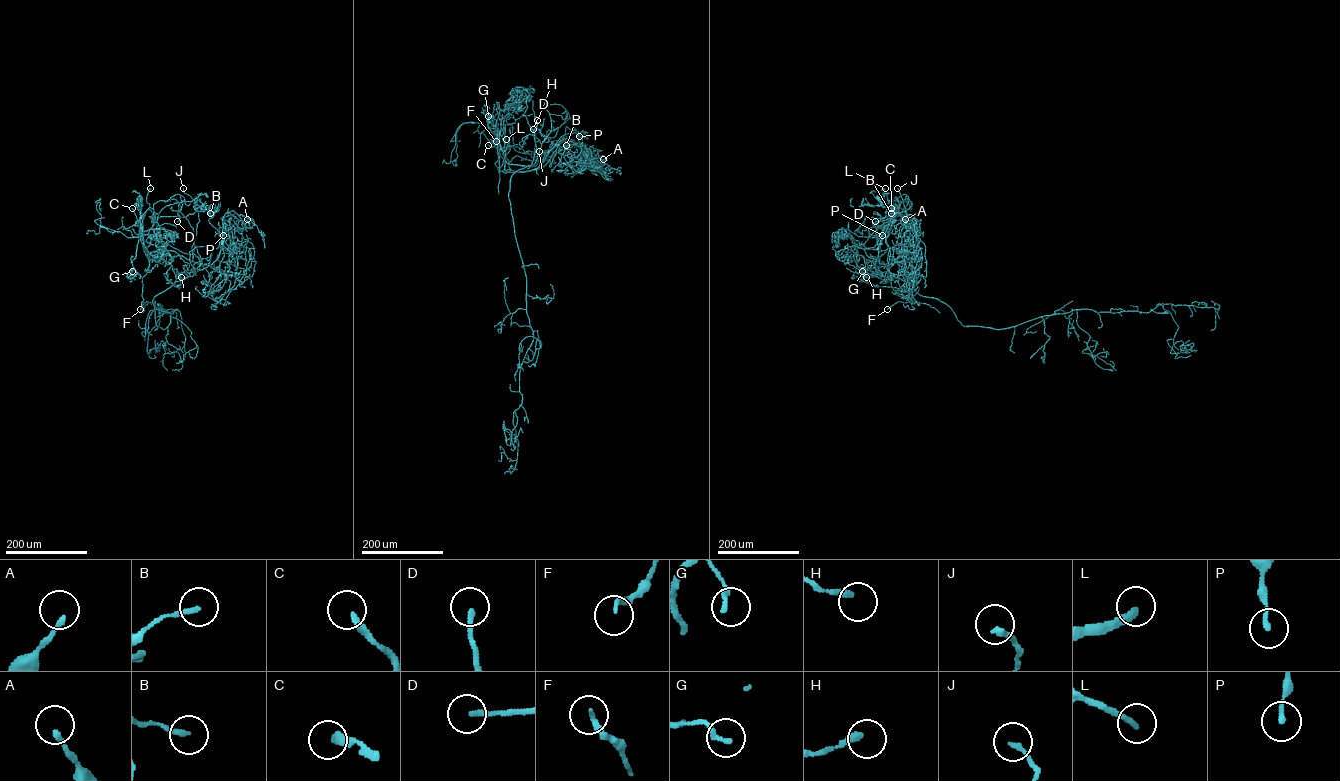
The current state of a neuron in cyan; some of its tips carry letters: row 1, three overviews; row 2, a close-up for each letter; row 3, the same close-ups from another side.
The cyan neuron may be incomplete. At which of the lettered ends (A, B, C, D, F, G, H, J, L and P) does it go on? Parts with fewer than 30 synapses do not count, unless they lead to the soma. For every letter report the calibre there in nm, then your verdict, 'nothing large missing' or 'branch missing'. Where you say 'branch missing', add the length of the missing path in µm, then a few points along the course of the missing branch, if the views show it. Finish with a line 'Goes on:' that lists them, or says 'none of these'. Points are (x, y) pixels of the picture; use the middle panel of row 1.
A: 180 nm | nothing large missing
B: 190 nm | nothing large missing
C: 320 nm | branch missing | 150 µm
D: 180 nm | branch missing | 110 µm | (533, 129), (533, 111), (520, 99)
F: 160 nm | nothing large missing
G: 220 nm | nothing large missing
H: 280 nm | nothing large missing
J: 200 nm | nothing large missing
L: 260 nm | branch missing | 300 µm | (506, 139), (539, 151), (556, 145), (567, 133), (570, 136), (566, 135), (566, 138)
P: 180 nm | nothing large missing
Goes on: C, D, L

